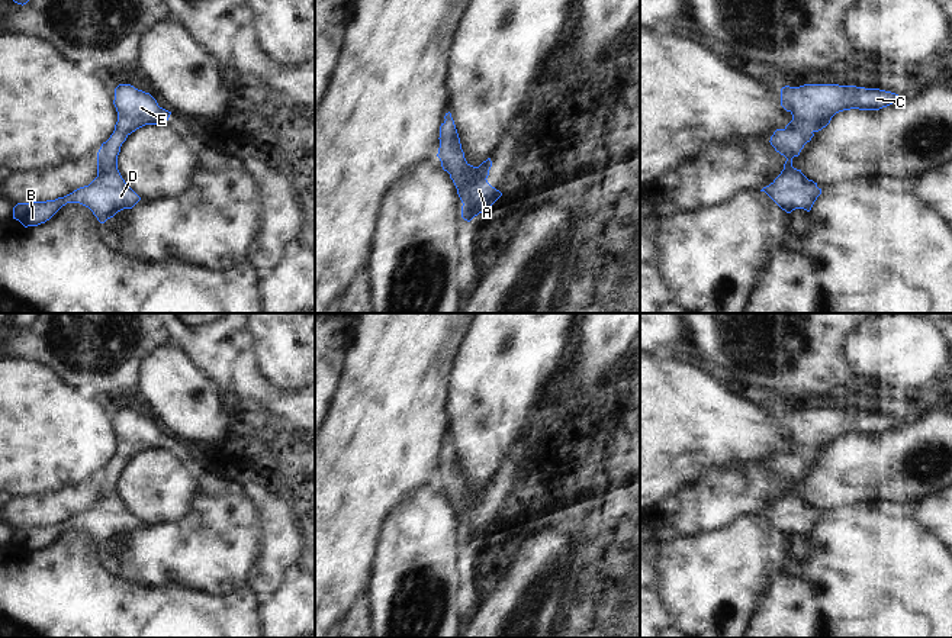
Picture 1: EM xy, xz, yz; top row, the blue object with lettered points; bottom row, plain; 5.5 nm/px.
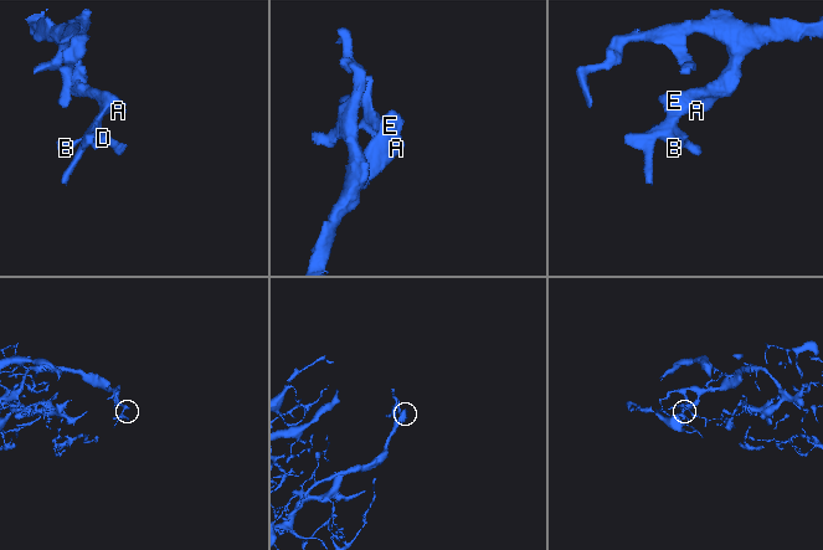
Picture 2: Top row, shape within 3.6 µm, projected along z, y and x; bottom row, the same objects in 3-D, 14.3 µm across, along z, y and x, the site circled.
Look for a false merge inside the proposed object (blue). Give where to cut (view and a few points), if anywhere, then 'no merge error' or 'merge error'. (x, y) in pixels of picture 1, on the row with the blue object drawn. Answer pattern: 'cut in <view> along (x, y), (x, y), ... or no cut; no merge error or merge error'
no cut; no merge error

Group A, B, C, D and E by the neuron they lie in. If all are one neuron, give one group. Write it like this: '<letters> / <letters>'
A B C D E

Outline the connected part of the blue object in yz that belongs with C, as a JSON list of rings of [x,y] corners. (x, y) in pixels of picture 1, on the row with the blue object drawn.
[[[856,86],[782,87],[781,106],[792,115],[792,120],[784,129],[776,129],[769,142],[787,161],[781,174],[760,191],[765,191],[787,213],[795,209],[810,212],[821,188],[801,170],[792,167],[792,158],[800,155],[804,145],[816,132],[826,128],[836,113],[850,109],[879,110],[901,97],[891,91]]]

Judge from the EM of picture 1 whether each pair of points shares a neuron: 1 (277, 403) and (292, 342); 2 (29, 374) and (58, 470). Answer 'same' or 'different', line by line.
1: different
2: same

